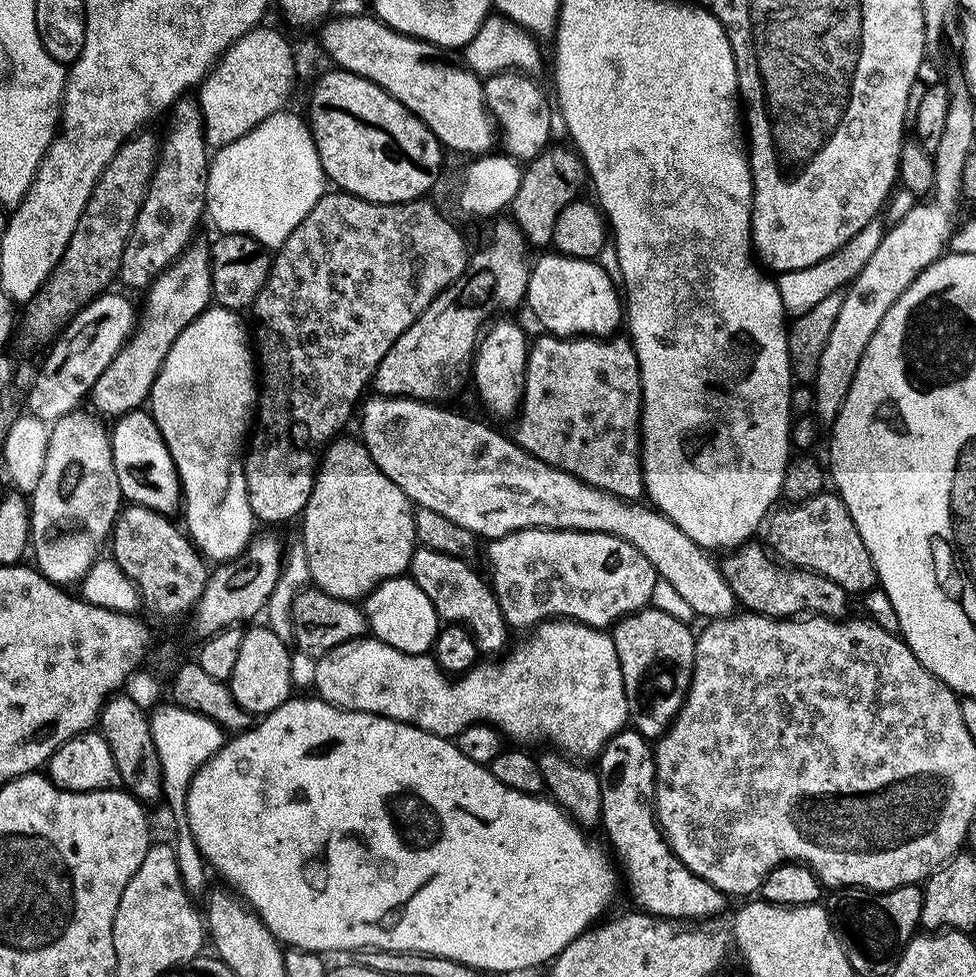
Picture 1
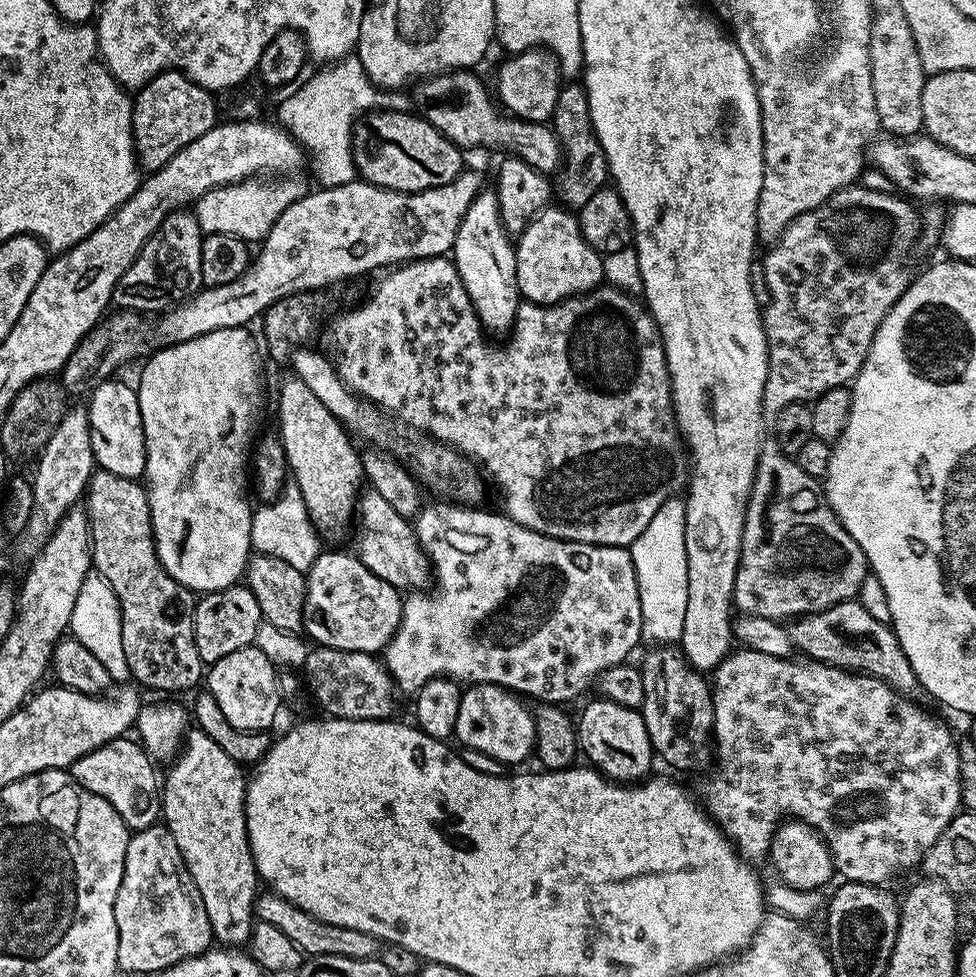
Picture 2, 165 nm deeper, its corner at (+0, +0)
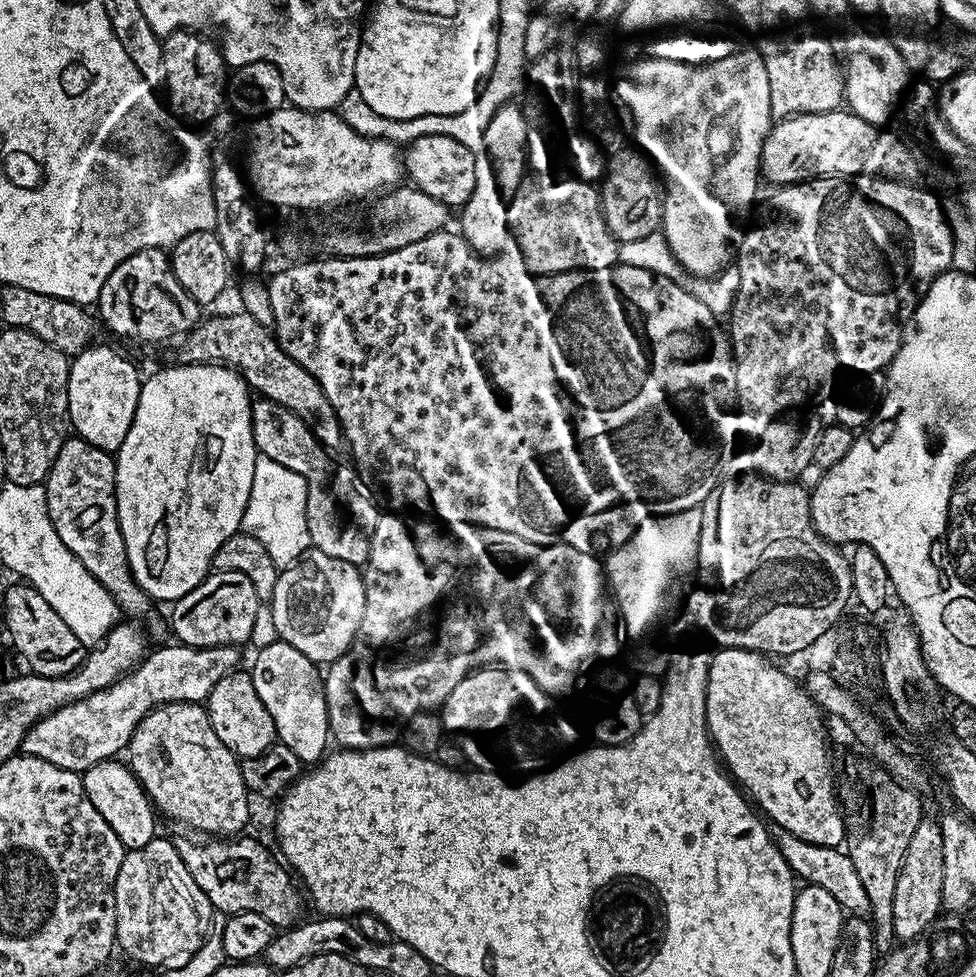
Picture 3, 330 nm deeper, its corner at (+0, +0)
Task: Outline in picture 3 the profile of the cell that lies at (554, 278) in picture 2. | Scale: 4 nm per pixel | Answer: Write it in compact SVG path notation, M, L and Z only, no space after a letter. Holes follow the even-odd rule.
M540 174L521 183L515 198L508 207L508 231L514 248L520 251L519 259L527 271L537 276L551 276L554 272L593 272L613 267L617 263L618 242L606 230L606 222L600 213L600 193L584 180L567 178L555 180L552 174Z

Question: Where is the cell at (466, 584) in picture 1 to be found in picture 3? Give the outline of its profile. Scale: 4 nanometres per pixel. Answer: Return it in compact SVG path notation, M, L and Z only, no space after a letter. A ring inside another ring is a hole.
M257 403L252 410L252 429L260 456L270 458L278 462L278 466L286 466L294 470L294 474L302 474L302 478L306 478L306 530L310 530L311 547L322 550L322 554L330 554L330 558L342 558L342 562L357 566L367 564L372 545L370 533L376 529L378 515L375 506L360 493L361 485L353 469L335 464L328 457L331 456L329 449L323 448L318 438L314 438L306 422L280 404Z

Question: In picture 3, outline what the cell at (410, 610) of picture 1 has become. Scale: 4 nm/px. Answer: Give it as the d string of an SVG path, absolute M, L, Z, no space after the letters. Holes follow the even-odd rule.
M309 547L295 564L277 575L270 605L277 637L294 646L294 650L302 650L317 666L327 666L346 654L358 634L358 626L362 626L366 586L357 565Z

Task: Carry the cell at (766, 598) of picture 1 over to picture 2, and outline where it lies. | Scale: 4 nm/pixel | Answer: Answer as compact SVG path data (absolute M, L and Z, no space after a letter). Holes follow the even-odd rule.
M857 599L838 602L838 606L811 612L808 616L795 617L787 625L787 629L793 649L809 660L829 664L831 668L844 668L848 672L877 676L878 679L885 680L895 692L909 698L921 691L918 678L895 632L887 623L874 618Z

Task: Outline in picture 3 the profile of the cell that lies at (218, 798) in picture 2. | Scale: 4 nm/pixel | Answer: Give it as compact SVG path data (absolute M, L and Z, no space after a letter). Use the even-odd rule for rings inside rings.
M166 704L152 709L134 730L126 749L126 763L147 792L149 800L170 819L188 828L197 828L200 831L197 833L212 838L232 838L247 829L244 827L248 824L250 794L242 782L240 760L222 746L222 738L214 734L208 713L200 704Z

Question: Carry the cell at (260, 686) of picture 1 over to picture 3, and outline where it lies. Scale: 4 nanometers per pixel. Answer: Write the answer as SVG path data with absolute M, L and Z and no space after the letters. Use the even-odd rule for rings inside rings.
M237 670L226 674L226 678L222 678L222 682L210 690L206 711L210 726L214 726L214 734L222 738L222 746L226 746L238 758L263 756L277 743L274 718L270 718L270 710L262 706L262 698L258 698L258 690L254 690L251 671Z

